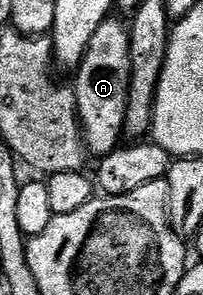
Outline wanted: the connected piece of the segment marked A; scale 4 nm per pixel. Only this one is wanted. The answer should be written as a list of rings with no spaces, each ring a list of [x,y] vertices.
[[[117,17],[106,18],[104,24],[96,28],[92,40],[88,40],[82,63],[76,67],[75,74],[78,75],[72,79],[82,141],[87,151],[93,157],[95,154],[98,160],[119,148],[124,138],[124,116],[128,110],[128,88],[132,76],[130,28],[121,17]]]

